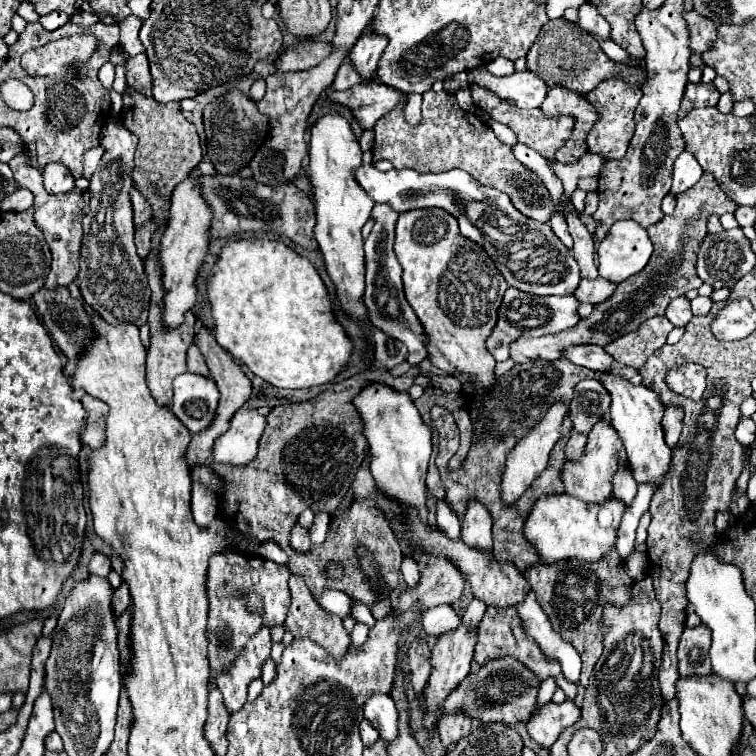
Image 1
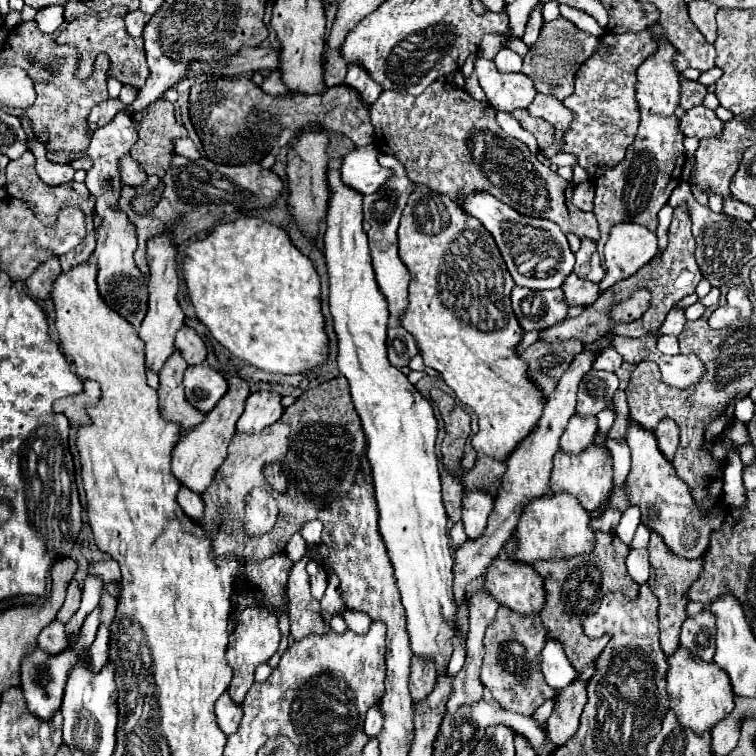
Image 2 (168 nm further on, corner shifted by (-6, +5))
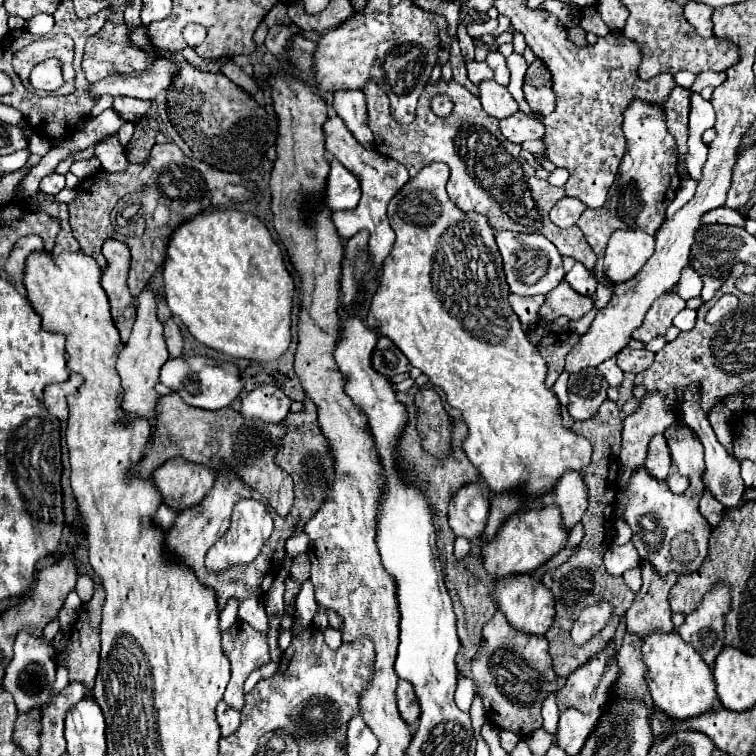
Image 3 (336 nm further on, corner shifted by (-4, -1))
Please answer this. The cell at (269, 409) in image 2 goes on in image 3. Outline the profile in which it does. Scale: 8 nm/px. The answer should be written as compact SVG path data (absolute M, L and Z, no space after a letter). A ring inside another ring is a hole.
M258 386L242 398L240 412L246 418L260 418L264 422L282 422L290 412L292 400L276 386Z

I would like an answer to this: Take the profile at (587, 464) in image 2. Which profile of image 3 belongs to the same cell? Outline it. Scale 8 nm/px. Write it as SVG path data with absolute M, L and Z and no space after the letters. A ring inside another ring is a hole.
M576 472L564 474L560 484L556 484L556 488L542 498L542 504L558 506L562 512L562 528L570 532L582 520L582 514L588 506L582 474Z

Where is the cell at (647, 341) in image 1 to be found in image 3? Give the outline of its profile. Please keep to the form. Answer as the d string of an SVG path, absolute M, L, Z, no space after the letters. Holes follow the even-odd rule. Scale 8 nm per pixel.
M620 350L618 352L618 366L622 368L622 372L632 372L632 374L640 374L642 370L646 370L652 364L654 354L648 350Z

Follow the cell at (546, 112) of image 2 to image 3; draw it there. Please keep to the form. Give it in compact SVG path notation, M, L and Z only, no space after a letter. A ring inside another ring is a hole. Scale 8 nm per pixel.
M522 112L512 114L510 118L500 120L500 132L514 144L522 144L526 140L540 140L544 138L544 124L532 116Z

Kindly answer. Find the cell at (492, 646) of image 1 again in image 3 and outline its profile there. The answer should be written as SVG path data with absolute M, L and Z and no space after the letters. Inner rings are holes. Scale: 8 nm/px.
M500 610L484 626L482 648L472 658L472 674L490 722L520 738L540 728L540 708L544 700L558 690L552 658L548 654L548 640L512 628Z

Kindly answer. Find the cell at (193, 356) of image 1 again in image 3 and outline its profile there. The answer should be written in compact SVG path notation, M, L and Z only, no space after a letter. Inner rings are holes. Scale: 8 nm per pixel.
M172 318L164 320L164 340L166 340L166 346L168 346L168 352L170 356L182 356L182 334L180 334L180 328L176 326L176 322L172 322Z

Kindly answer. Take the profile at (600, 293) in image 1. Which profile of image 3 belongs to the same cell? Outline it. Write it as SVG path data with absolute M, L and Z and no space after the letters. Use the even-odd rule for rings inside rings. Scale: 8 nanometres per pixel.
M562 280L552 292L546 294L546 302L540 306L538 320L534 324L526 326L526 332L534 330L542 322L552 322L560 316L566 316L570 320L578 320L590 310L592 310L592 298L574 292L570 288L570 284L566 280Z

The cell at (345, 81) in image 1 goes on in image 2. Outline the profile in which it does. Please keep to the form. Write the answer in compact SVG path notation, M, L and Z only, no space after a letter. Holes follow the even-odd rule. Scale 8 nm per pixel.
M330 52L326 56L326 64L324 64L324 82L326 82L326 86L344 84L346 72L348 72L348 62L344 60L342 52Z

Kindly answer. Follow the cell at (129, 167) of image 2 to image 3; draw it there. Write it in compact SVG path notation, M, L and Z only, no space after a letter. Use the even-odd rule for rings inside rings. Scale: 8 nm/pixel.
M112 134L104 140L100 140L96 146L96 156L100 158L102 162L102 168L108 170L108 172L118 172L118 170L124 170L124 166L128 164L128 158L124 154L124 148L120 146L118 142L118 136Z

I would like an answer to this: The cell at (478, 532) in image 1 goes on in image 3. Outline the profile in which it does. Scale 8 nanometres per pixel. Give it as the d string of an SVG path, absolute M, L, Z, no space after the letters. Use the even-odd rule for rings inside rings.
M480 482L464 484L448 504L448 522L456 536L478 538L488 522L490 492Z

